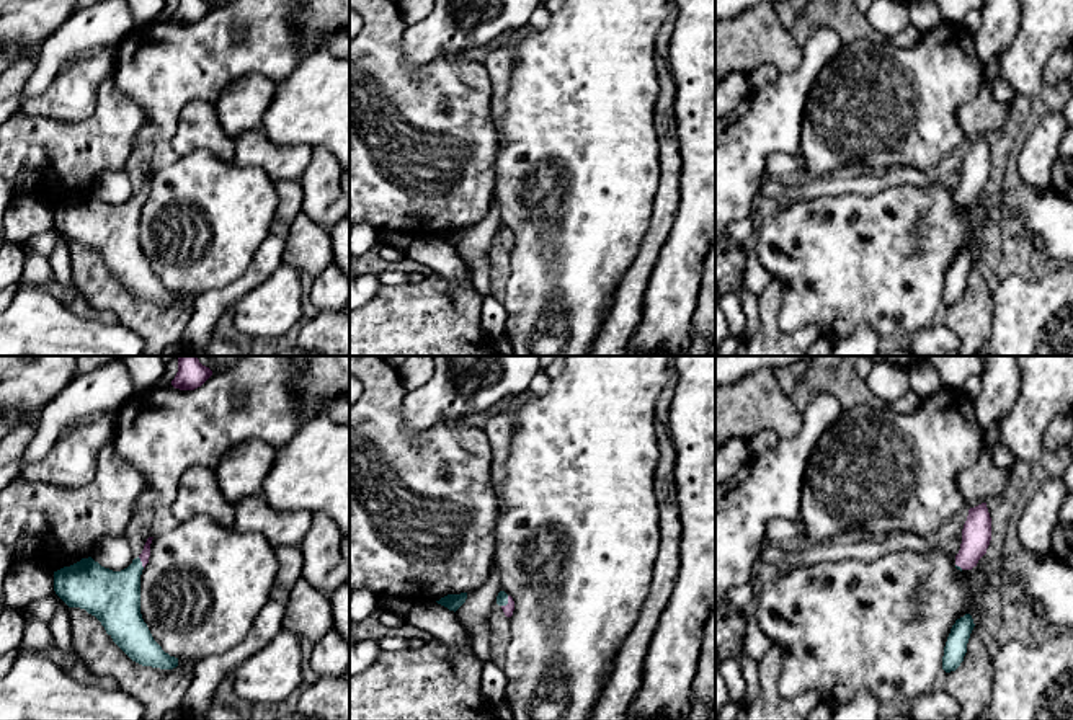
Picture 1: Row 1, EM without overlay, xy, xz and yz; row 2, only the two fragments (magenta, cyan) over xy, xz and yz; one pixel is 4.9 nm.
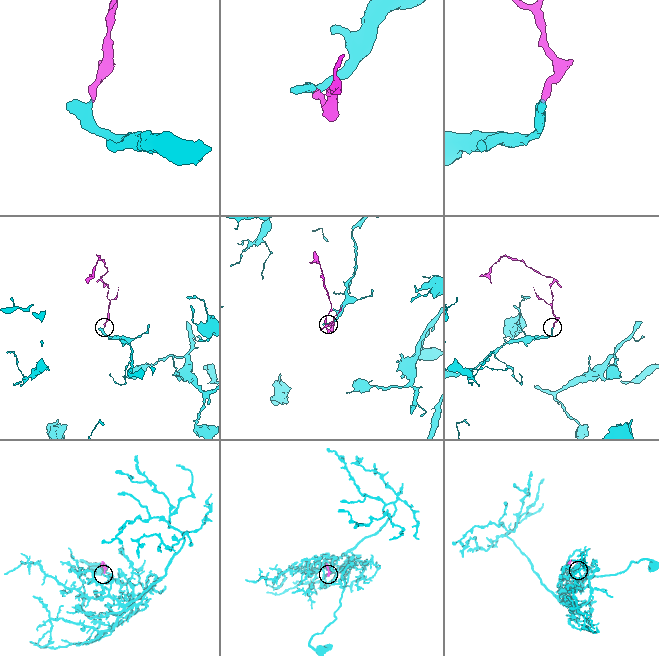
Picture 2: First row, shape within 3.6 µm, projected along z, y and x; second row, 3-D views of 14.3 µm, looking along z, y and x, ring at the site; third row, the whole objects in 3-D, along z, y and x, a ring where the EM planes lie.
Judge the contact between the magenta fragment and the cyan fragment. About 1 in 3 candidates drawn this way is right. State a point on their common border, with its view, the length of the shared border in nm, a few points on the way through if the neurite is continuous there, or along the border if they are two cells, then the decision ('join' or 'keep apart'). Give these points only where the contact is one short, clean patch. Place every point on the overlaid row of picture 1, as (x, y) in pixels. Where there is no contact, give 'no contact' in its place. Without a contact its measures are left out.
xy (141, 560) | 70 nm | across xy (144, 557), (141, 560), (113, 598) | join

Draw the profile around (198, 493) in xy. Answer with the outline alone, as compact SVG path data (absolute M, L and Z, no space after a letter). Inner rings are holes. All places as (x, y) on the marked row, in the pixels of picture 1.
M194 465L183 473L176 498L168 509L176 522L207 516L224 527L232 527L235 521L235 506L219 490L214 470L203 465Z

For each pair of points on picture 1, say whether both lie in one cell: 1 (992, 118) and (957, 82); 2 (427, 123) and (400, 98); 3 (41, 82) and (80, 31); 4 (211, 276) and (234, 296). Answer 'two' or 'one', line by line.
1: two
2: one
3: one
4: two

